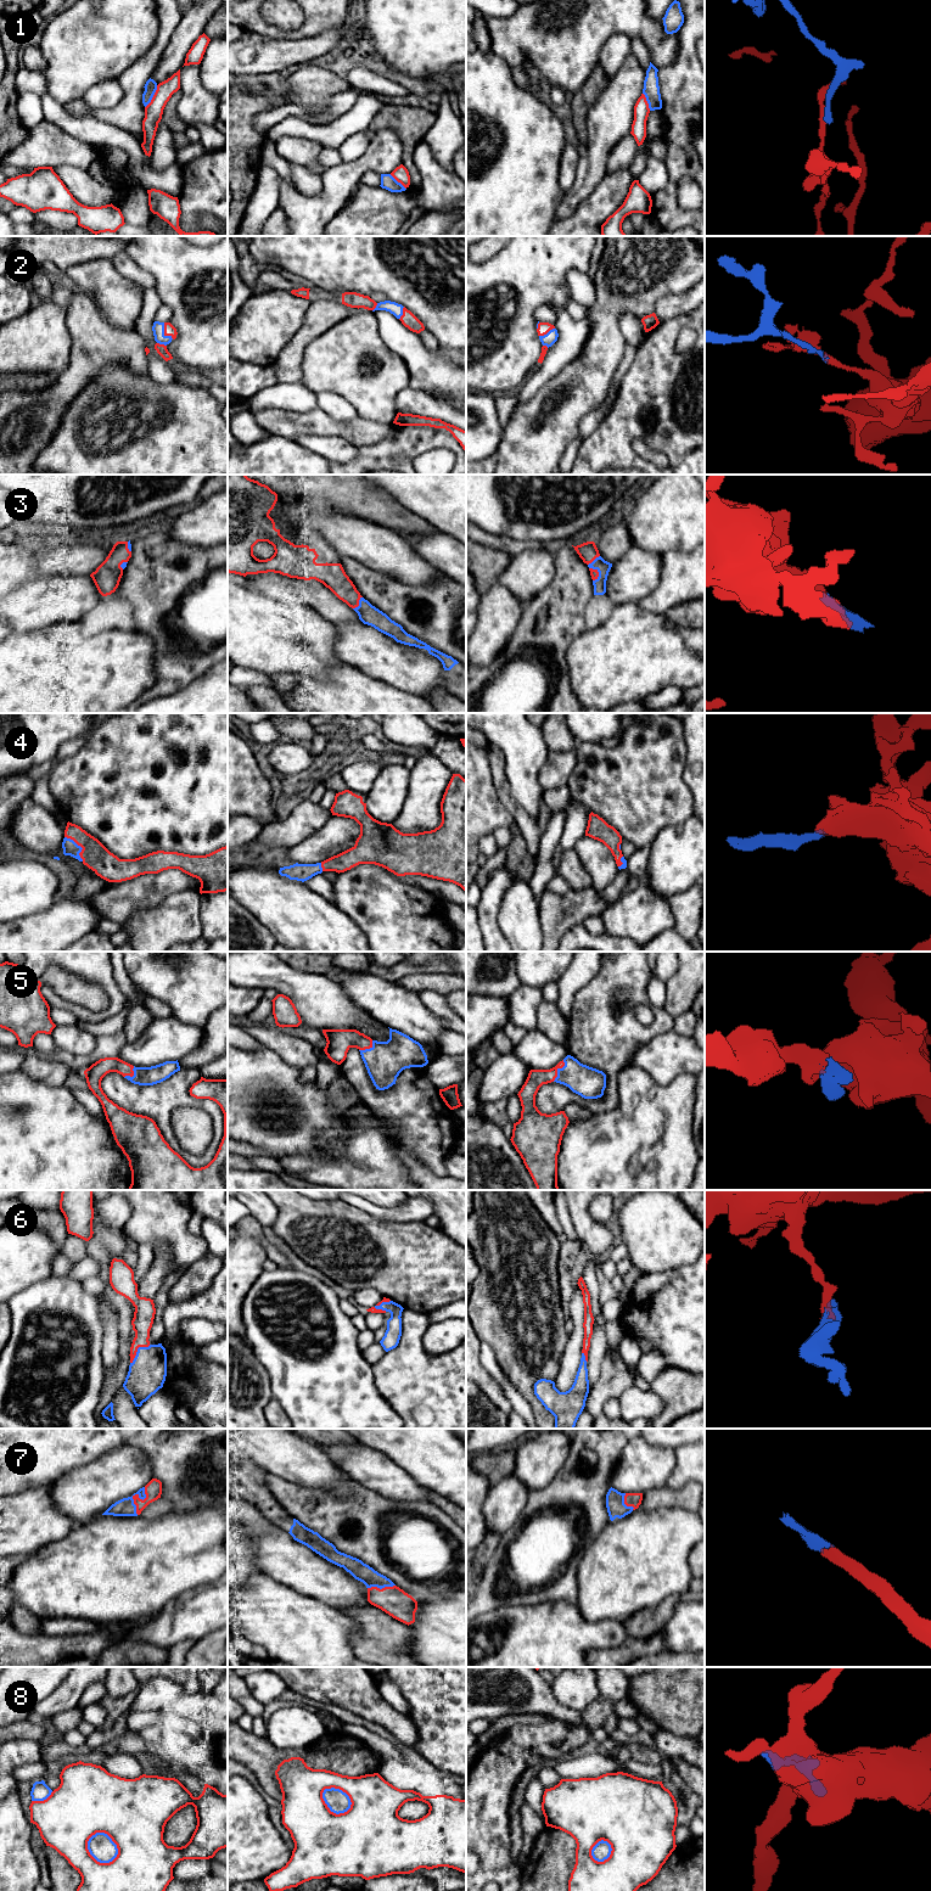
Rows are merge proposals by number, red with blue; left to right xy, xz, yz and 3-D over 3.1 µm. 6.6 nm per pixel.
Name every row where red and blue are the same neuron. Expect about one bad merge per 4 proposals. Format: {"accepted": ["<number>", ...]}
{"accepted": ["2", "3", "4", "5", "6", "7"]}

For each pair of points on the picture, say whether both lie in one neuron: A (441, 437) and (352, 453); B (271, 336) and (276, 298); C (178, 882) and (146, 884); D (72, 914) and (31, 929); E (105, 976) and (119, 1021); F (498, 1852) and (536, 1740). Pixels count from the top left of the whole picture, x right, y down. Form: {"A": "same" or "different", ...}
{"A": "different", "B": "same", "C": "same", "D": "same", "E": "different", "F": "same"}

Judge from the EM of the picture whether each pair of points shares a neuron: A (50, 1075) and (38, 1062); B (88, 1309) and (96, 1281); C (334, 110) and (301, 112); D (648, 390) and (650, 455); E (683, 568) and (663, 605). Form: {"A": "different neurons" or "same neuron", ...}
{"A": "same neuron", "B": "different neurons", "C": "same neuron", "D": "different neurons", "E": "same neuron"}

